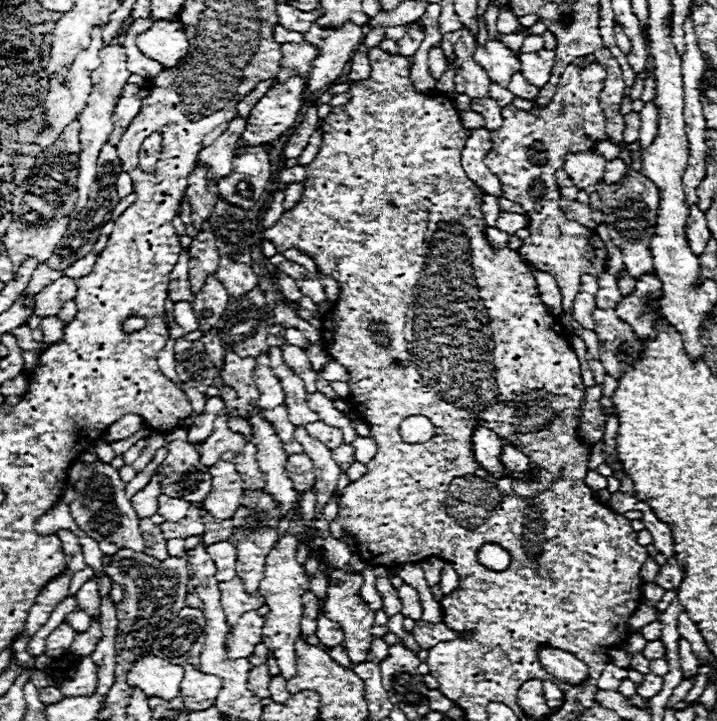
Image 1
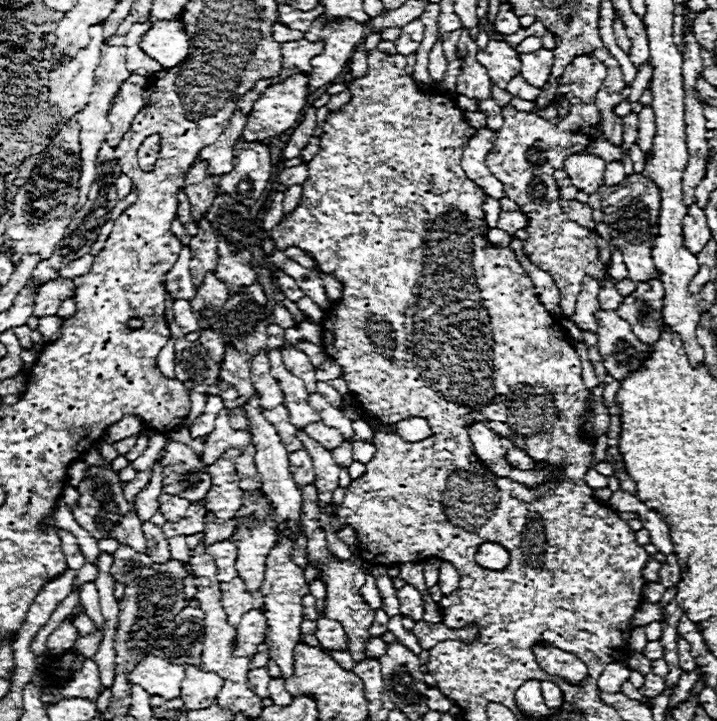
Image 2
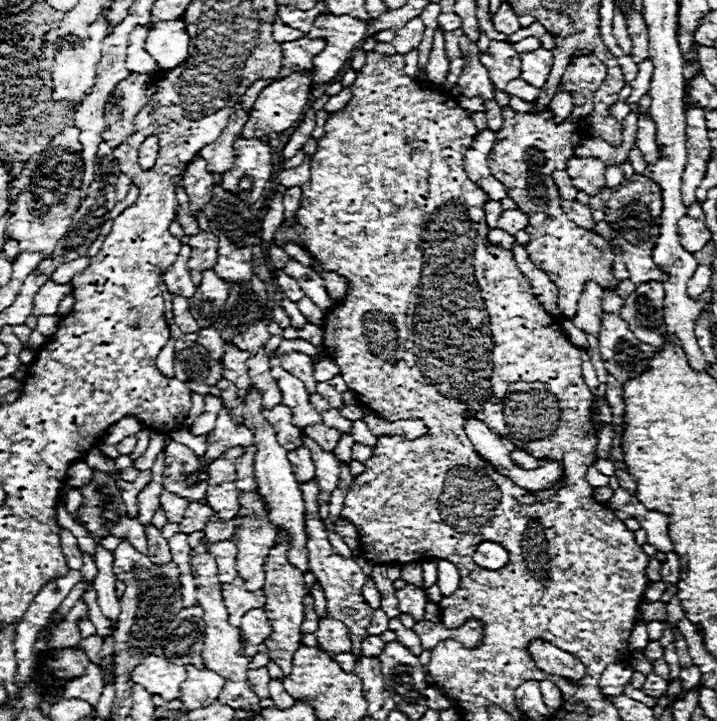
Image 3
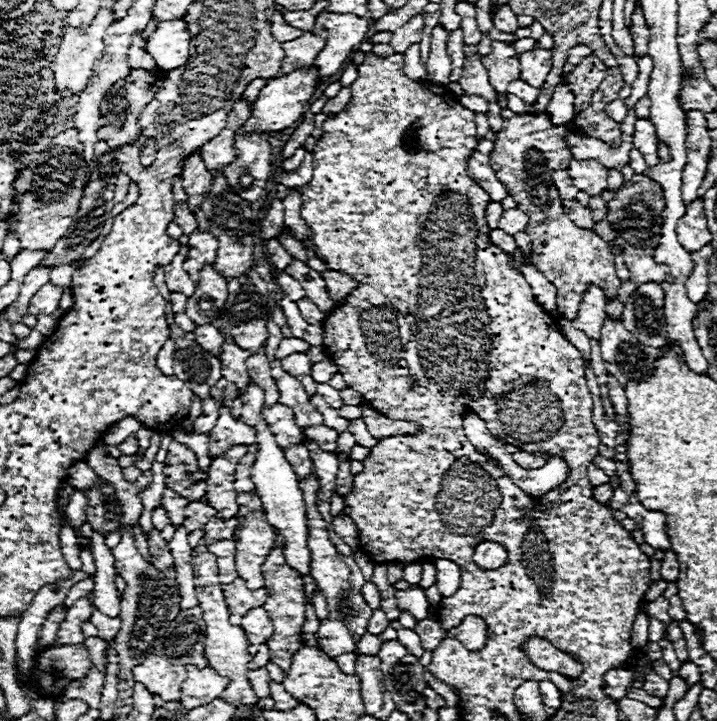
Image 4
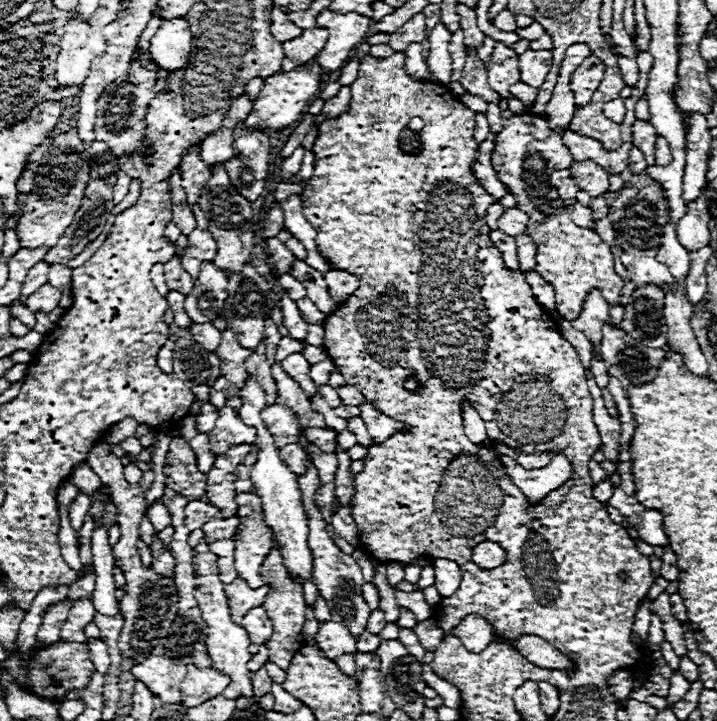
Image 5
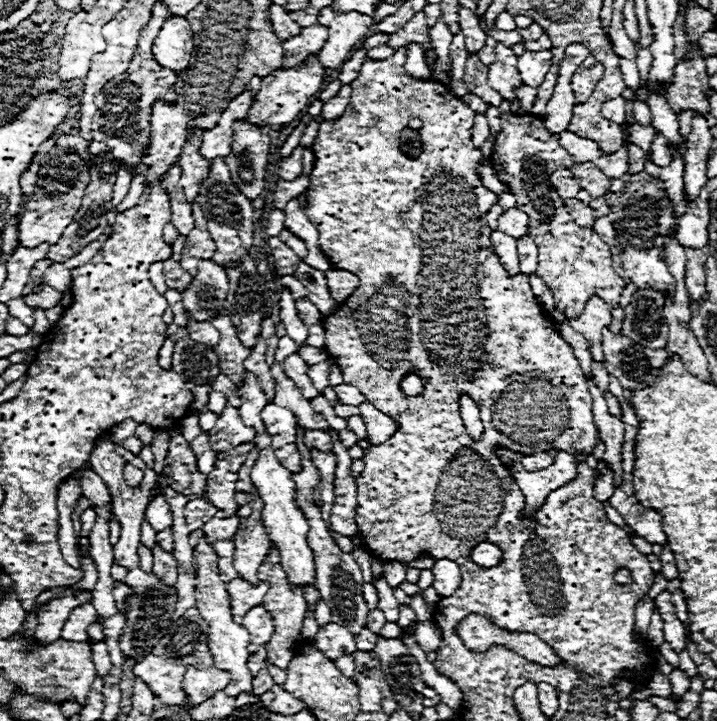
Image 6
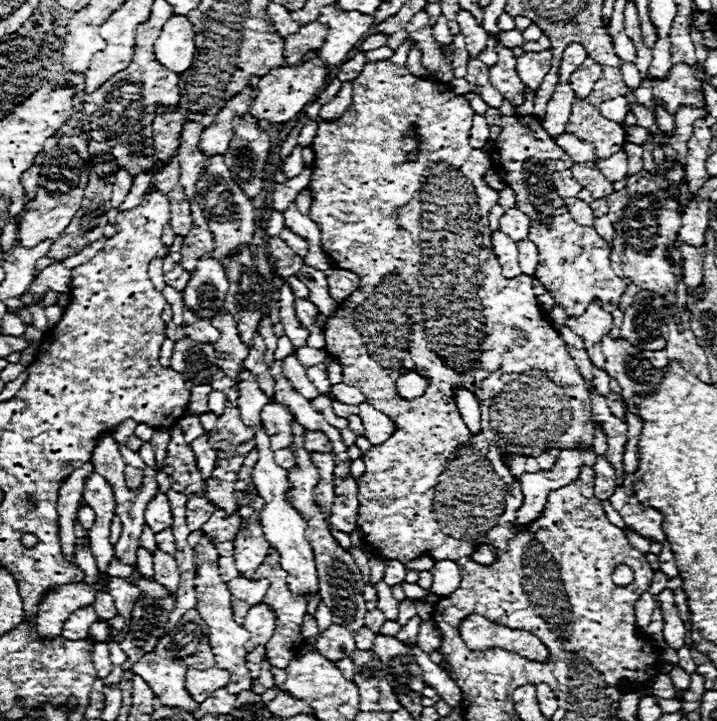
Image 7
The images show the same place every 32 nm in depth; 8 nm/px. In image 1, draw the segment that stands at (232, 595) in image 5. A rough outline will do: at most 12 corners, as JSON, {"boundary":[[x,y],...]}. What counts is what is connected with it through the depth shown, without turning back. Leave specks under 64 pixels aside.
{"boundary":[[238,576],[220,582],[224,612],[232,626],[244,612],[264,606],[248,594]]}

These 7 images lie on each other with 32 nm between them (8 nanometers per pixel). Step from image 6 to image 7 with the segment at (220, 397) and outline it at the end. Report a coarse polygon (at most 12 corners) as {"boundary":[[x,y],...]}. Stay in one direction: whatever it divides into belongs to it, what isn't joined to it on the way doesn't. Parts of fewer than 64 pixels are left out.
{"boundary":[[224,392],[210,394],[210,412],[220,416],[226,404]]}

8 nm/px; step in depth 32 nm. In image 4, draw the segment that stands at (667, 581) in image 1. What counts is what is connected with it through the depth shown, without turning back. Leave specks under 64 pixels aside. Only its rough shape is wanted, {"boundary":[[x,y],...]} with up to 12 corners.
{"boundary":[[672,550],[664,554],[660,574],[674,582],[678,576],[678,560]]}

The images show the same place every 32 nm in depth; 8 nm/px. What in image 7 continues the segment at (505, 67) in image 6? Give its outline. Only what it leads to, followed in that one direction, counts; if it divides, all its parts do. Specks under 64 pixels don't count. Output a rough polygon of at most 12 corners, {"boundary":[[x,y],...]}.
{"boundary":[[496,46],[492,86],[514,106],[524,104],[524,84],[516,76],[516,56]]}

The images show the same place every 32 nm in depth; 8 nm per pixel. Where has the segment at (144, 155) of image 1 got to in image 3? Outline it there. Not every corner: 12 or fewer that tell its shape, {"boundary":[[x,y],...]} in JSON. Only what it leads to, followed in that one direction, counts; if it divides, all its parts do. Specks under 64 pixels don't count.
{"boundary":[[148,136],[140,150],[140,166],[152,168],[158,156],[156,136]]}

